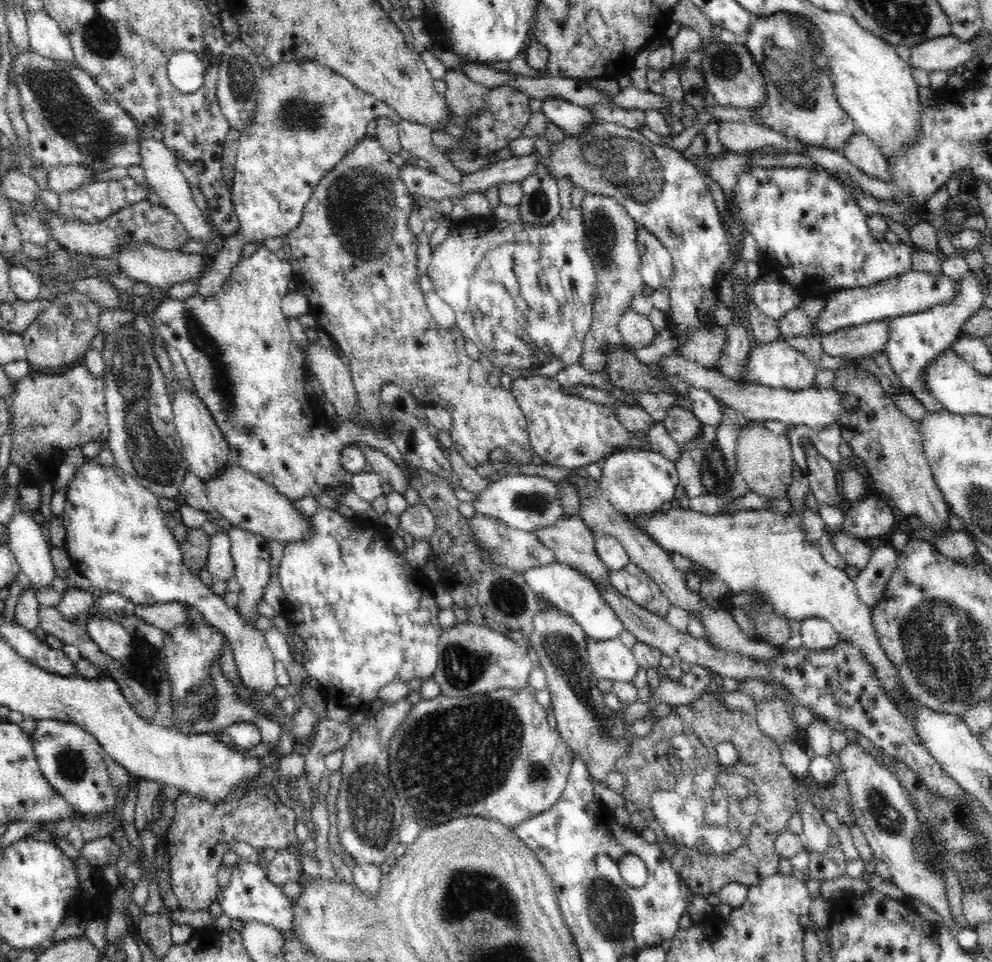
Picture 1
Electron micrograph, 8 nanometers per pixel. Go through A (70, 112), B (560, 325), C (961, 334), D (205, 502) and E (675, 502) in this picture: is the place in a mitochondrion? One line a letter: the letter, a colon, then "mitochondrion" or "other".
A: mitochondrion
B: mitochondrion
C: other
D: other
E: other

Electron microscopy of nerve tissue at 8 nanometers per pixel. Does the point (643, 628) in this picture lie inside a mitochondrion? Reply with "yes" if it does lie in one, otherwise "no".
no

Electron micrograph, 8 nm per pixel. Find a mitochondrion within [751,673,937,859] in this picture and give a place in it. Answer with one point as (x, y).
(887, 818)

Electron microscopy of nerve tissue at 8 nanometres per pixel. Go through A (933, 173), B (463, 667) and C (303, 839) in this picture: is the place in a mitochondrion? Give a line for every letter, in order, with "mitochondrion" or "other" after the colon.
A: other
B: mitochondrion
C: other

